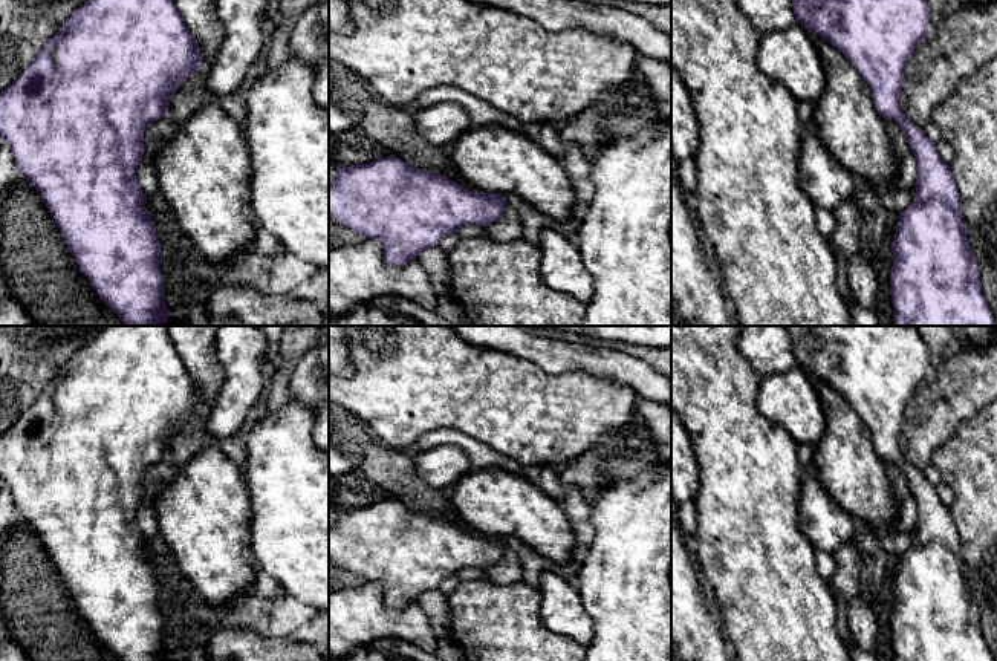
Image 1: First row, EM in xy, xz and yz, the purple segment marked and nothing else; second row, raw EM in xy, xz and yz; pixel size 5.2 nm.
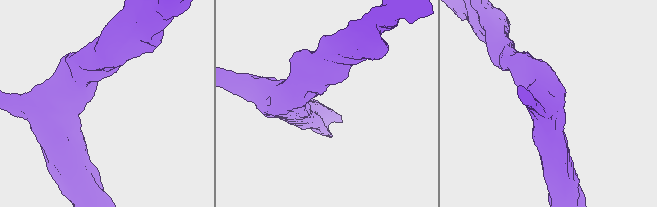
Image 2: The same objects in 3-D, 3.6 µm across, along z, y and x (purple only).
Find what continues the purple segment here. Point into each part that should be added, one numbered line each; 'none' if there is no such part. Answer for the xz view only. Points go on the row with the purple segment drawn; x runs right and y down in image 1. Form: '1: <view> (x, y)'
none

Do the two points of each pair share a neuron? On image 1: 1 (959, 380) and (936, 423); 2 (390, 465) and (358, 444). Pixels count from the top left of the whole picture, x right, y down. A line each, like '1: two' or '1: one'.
1: one
2: one

